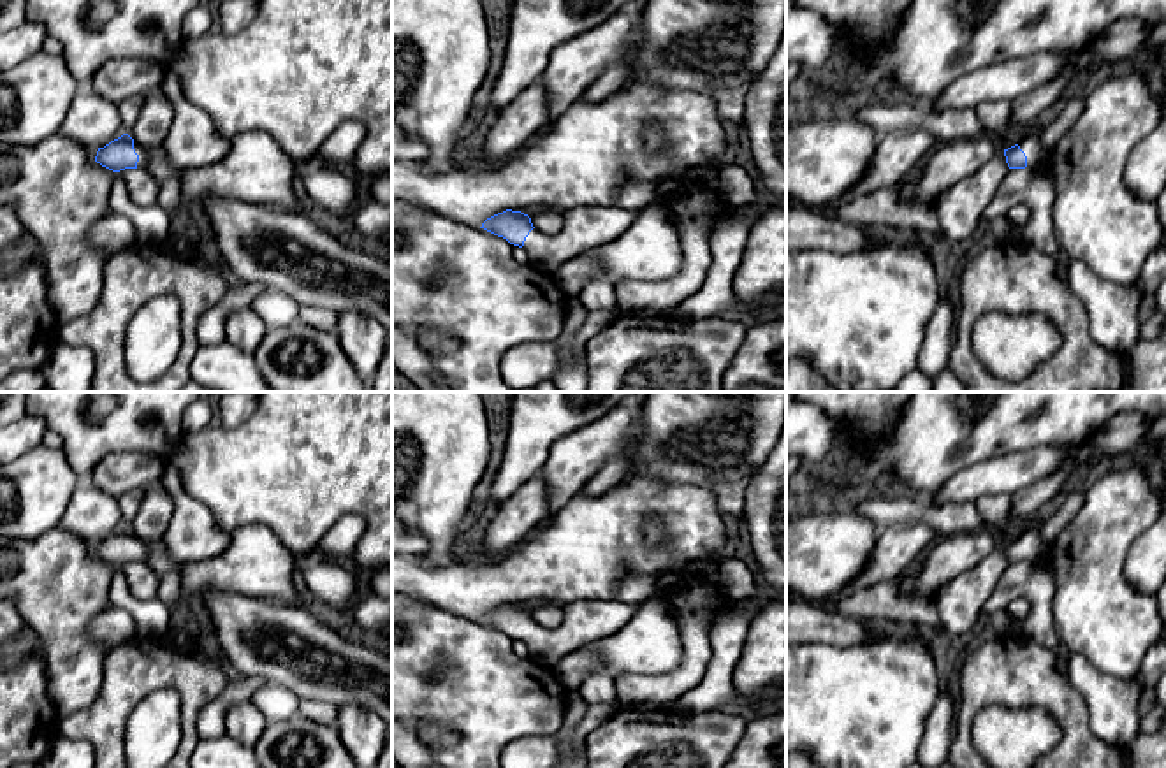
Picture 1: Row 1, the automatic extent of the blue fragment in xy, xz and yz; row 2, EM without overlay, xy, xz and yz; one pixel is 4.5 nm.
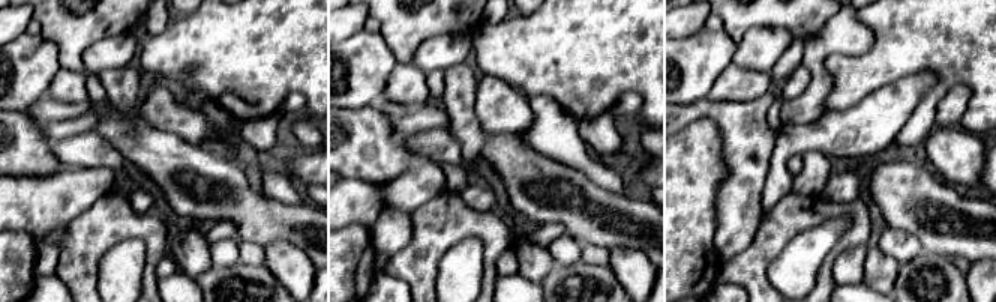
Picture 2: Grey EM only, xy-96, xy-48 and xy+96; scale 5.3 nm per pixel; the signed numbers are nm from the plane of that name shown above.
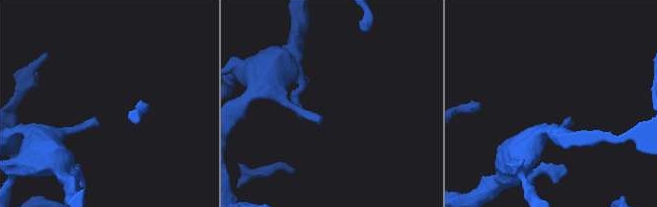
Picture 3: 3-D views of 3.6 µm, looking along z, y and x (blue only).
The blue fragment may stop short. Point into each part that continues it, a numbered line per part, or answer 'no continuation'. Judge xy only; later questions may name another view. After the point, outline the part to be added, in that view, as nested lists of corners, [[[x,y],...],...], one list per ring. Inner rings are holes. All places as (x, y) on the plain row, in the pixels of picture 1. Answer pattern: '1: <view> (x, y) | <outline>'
1: xy (143, 547) | [[[134,534],[134,543],[139,548],[137,561],[146,561],[149,554],[148,543],[135,534]]]

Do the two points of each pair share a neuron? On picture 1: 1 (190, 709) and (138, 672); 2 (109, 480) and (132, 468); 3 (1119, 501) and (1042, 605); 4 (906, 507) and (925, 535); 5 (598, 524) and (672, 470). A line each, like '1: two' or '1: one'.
1: one
2: one
3: two
4: two
5: two

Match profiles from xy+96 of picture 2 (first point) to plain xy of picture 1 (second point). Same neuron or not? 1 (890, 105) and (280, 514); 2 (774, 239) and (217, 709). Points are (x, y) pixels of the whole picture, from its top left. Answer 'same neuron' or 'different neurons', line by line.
1: different neurons
2: different neurons

